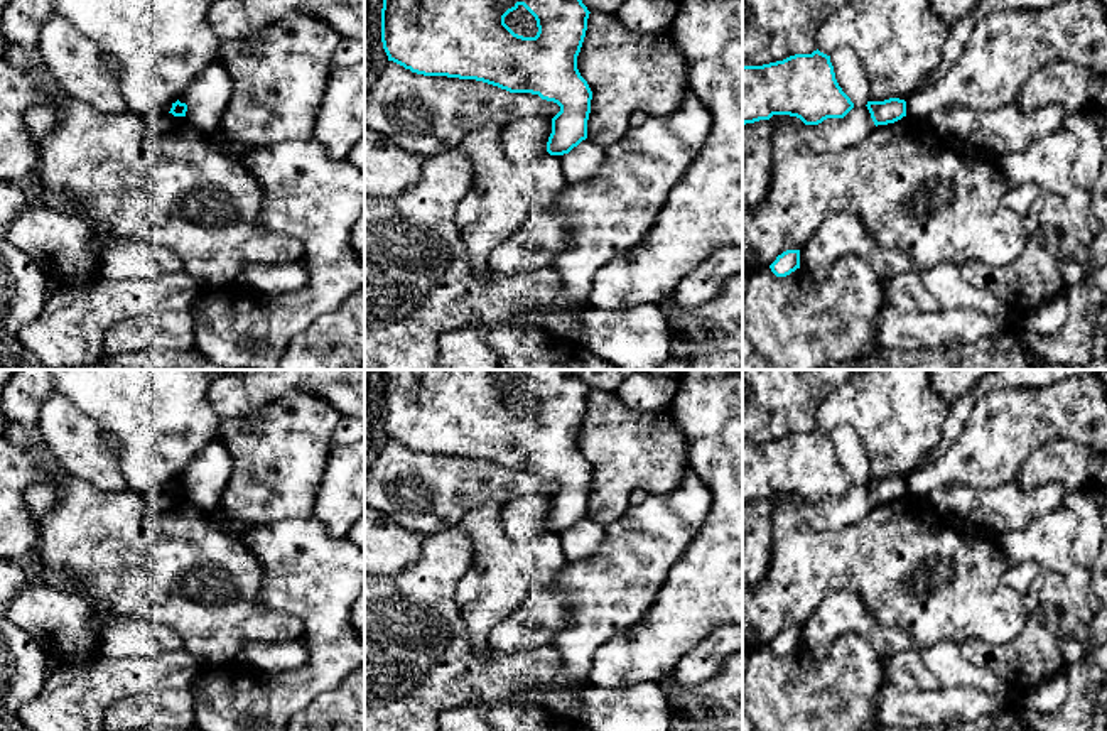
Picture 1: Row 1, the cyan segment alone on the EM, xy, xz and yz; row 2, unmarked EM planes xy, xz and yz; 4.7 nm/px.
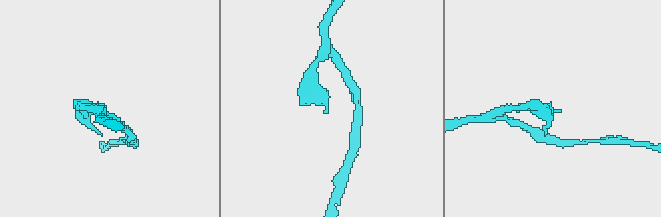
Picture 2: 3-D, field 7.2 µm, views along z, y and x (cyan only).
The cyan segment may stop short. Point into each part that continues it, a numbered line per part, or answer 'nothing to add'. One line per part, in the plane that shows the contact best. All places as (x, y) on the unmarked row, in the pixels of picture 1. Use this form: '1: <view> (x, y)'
nothing to add

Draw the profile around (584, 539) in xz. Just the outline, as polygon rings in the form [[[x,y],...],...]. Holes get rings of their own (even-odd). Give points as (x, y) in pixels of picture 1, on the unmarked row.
[[[587,517],[569,532],[559,533],[567,562],[586,559],[599,550],[606,540],[606,528]]]

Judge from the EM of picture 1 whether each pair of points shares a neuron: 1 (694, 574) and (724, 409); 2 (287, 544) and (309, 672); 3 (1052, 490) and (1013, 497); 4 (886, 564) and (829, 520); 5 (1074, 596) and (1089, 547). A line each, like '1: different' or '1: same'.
1: same
2: same
3: same
4: different
5: different

